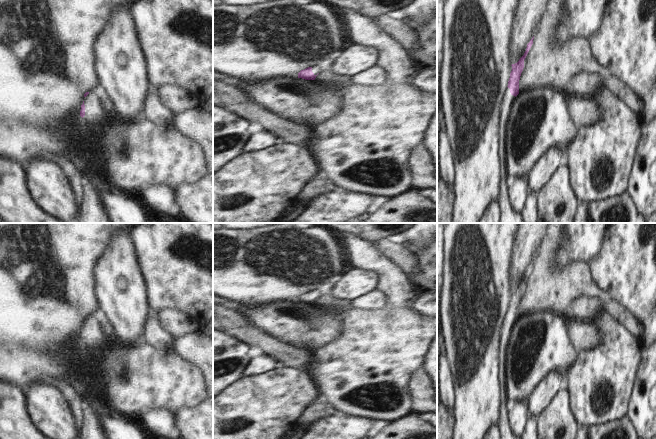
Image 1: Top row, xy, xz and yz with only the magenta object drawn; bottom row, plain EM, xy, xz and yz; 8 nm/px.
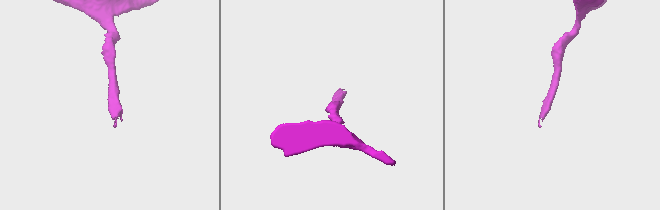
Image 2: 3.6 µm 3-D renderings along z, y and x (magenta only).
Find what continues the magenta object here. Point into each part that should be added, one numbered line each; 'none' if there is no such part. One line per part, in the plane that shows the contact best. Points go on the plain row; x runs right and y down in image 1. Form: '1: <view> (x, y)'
1: xy (95, 339)

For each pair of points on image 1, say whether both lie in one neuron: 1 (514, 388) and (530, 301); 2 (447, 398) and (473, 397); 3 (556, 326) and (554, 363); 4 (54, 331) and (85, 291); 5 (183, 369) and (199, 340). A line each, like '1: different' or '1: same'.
1: different
2: different
3: same
4: same
5: different

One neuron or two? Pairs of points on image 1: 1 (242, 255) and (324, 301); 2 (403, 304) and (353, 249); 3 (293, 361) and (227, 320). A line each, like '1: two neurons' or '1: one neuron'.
1: two neurons
2: one neuron
3: one neuron

